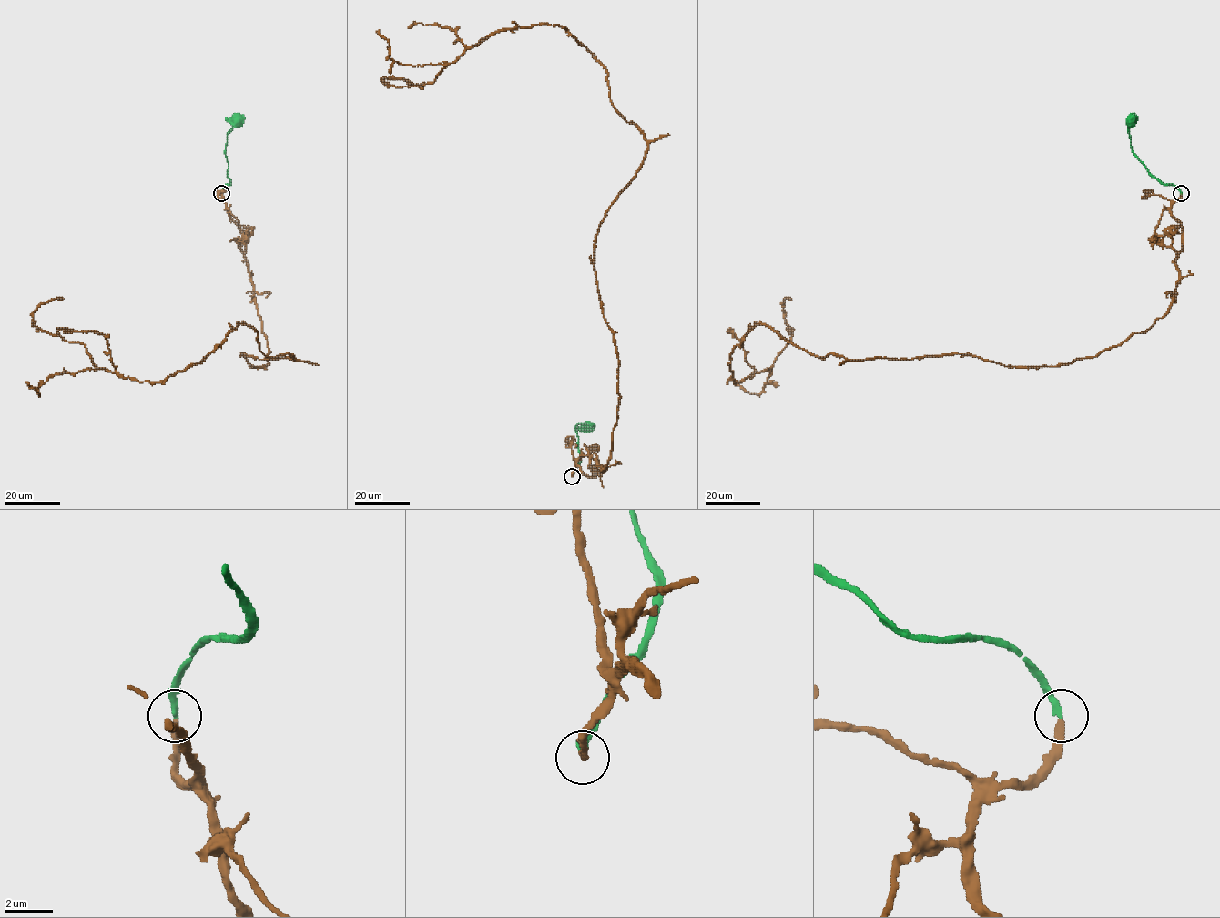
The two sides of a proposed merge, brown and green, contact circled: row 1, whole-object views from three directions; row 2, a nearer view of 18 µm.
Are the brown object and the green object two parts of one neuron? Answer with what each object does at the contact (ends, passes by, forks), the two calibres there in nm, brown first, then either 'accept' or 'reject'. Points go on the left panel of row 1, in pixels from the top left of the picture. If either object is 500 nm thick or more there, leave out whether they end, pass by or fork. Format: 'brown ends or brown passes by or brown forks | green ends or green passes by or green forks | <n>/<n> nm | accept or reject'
brown ends | green ends | 240/280 nm | accept

